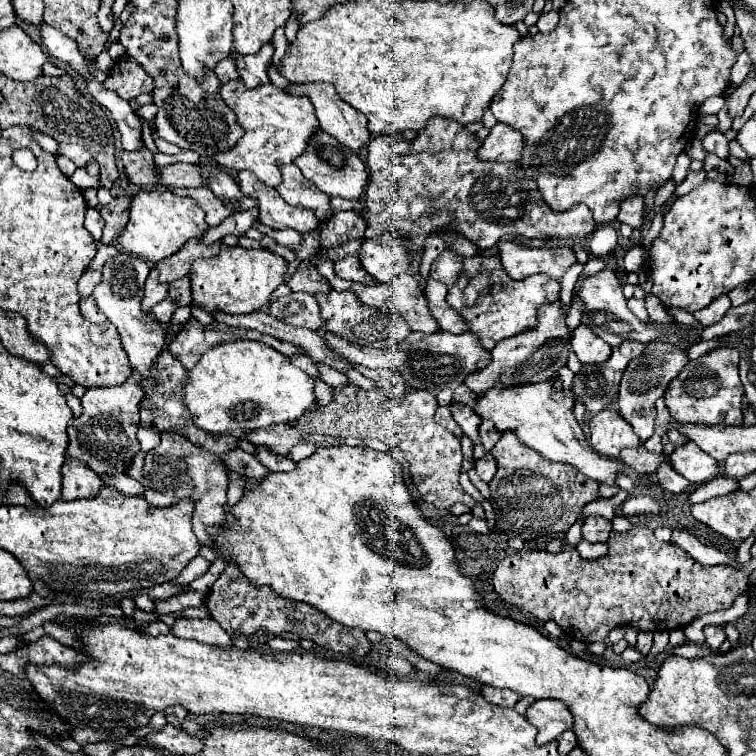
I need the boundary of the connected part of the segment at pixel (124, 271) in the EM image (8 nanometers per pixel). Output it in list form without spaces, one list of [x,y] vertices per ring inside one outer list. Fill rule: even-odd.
[[[118,254],[104,264],[102,280],[96,284],[94,294],[92,294],[96,300],[96,306],[118,328],[120,338],[122,338],[122,346],[130,358],[132,370],[136,370],[144,376],[142,388],[152,380],[152,362],[164,348],[162,324],[140,310],[140,300],[144,294],[144,282],[146,282],[148,274],[150,274],[150,266],[142,258],[138,258],[134,254]]]

